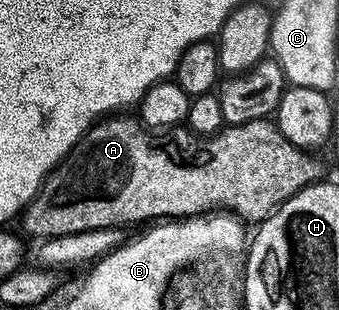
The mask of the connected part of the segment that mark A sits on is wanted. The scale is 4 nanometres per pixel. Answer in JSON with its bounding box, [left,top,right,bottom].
[21,118,323,238]

